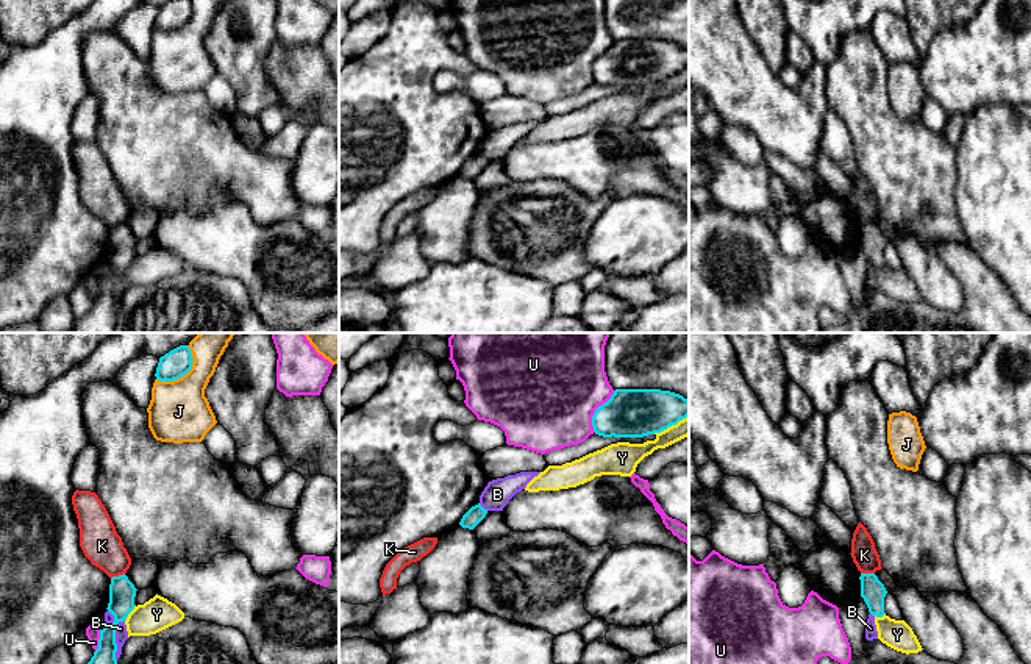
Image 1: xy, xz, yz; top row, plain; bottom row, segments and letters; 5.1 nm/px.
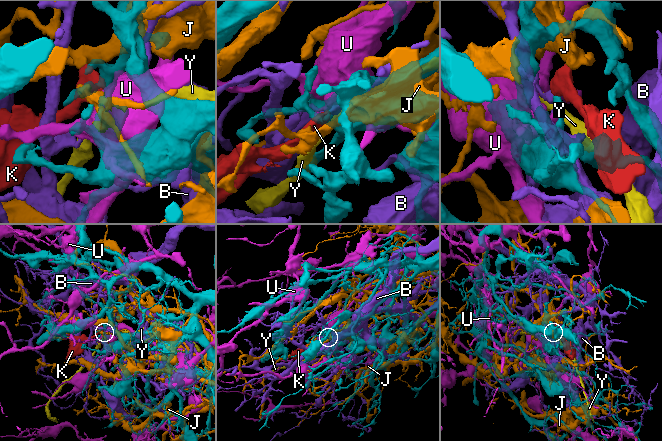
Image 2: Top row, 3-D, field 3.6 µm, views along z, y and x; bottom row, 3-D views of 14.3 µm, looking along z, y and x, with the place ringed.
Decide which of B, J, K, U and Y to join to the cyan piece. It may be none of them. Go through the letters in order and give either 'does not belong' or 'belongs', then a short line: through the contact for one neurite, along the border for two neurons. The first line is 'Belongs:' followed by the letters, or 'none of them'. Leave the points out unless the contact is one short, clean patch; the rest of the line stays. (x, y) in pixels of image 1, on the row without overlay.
Belongs: none of them
B: does not belong
J: does not belong
K: does not belong; line xy (124, 222), (111, 228)
U: does not belong
Y: does not belong

